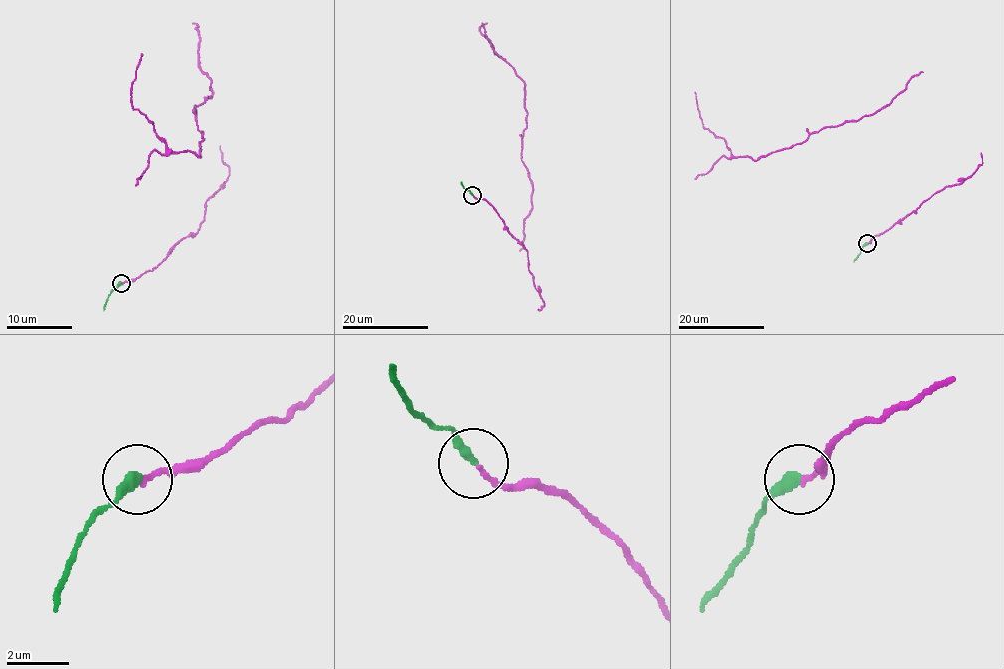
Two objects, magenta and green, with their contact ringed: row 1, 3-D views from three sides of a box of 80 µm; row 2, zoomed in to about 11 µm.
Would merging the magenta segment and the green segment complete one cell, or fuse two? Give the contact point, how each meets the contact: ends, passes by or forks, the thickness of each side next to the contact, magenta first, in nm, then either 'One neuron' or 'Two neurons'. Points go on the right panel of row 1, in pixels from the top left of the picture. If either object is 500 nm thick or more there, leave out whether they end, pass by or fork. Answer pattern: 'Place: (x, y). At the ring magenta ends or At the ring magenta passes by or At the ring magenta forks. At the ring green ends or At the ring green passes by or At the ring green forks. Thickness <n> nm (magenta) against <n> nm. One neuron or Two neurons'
Place: (867, 243). At the ring magenta ends. At the ring green ends. Thickness 160 nm (magenta) against 360 nm. One neuron

